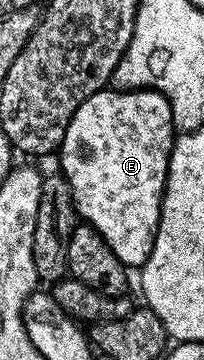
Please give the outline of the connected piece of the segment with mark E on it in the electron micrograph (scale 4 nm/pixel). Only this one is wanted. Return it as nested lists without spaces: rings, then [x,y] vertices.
[[[104,88],[89,96],[89,100],[77,108],[65,132],[63,145],[57,151],[57,159],[63,165],[60,166],[61,173],[69,180],[69,188],[73,192],[76,215],[86,225],[101,232],[109,248],[117,252],[123,265],[128,268],[143,267],[153,248],[155,229],[159,227],[163,189],[167,183],[167,169],[176,137],[173,112],[165,95],[155,90]]]

